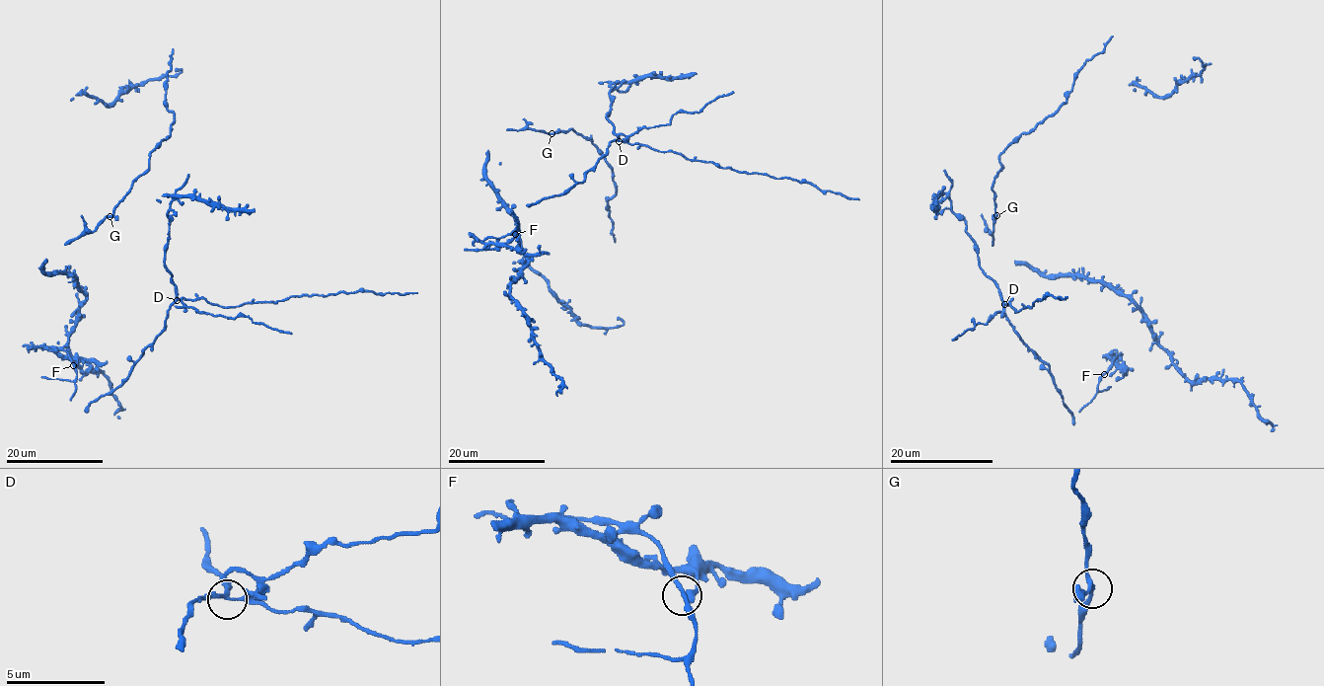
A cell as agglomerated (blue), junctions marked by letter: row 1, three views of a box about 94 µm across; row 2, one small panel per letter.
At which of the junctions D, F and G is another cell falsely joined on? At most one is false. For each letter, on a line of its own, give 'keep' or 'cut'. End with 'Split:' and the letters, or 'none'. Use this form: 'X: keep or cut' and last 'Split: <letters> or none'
D: cut
F: keep
G: keep
Split: D

